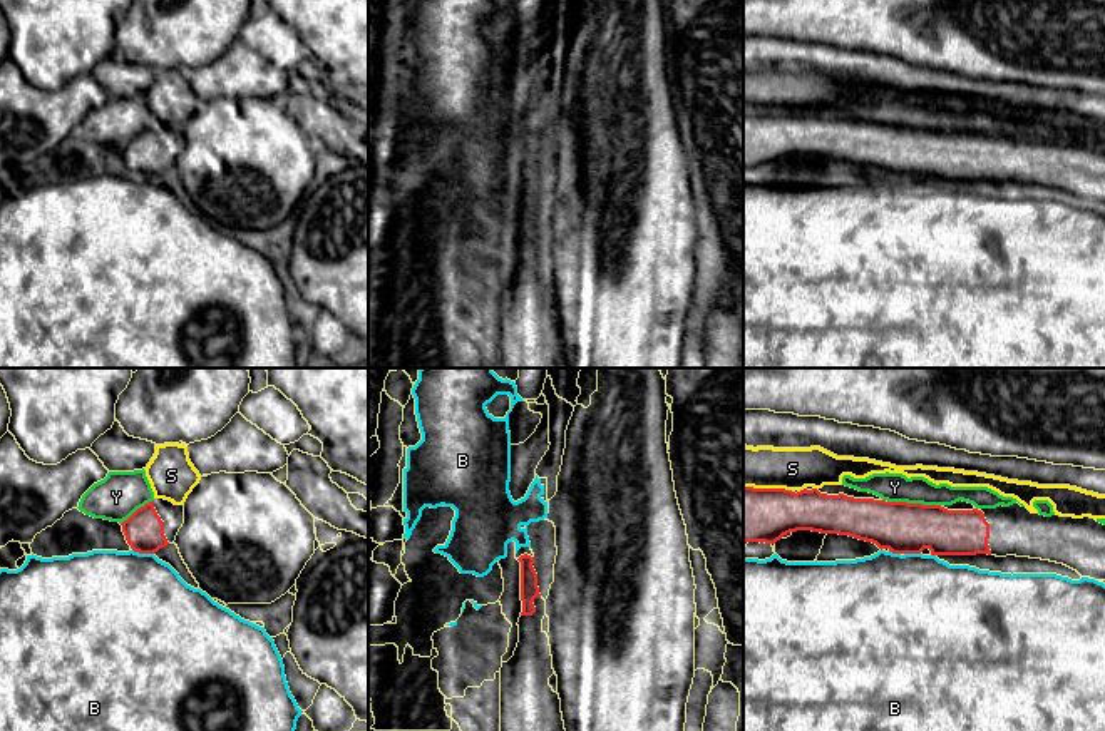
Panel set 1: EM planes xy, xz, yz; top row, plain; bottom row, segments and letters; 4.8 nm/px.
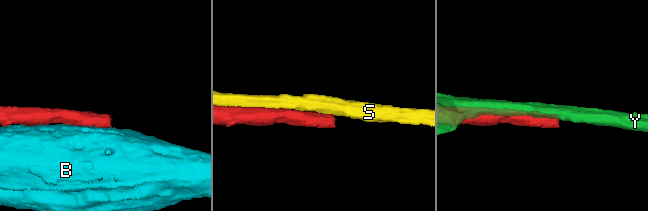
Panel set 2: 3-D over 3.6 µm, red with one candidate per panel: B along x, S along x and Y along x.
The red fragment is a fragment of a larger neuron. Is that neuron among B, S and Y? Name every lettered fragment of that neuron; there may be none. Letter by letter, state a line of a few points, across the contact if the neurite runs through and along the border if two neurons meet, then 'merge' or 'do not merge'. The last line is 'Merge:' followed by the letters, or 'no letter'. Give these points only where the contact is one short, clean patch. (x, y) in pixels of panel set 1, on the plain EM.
B: do not merge
S: do not merge
Y: do not merge
Merge: no letter

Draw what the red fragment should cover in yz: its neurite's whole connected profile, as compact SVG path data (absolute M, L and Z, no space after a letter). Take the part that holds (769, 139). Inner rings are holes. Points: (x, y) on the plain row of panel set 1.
M845 110L804 115L743 112L743 167L775 169L797 156L849 161L892 179L1041 184L1063 189L1082 202L1105 206L1105 151L1090 142L1045 142L1018 127L996 134L976 134L963 125L953 130L887 127Z

